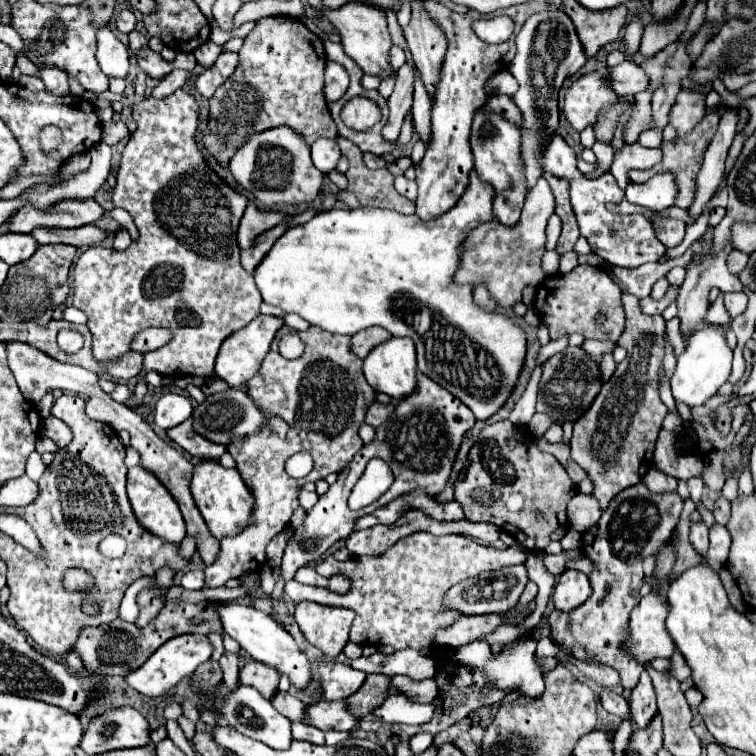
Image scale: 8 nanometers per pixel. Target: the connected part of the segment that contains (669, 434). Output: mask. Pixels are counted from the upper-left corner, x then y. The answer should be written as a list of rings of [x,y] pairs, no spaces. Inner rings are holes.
[[[661,429],[659,439],[657,439],[657,447],[655,447],[655,467],[665,473],[671,475],[675,479],[689,479],[689,477],[699,477],[703,473],[703,459],[701,455],[695,453],[675,453],[675,435],[673,431],[665,431]]]

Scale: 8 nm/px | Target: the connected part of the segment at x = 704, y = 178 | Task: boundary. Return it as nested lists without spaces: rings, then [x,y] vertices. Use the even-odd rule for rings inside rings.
[[[723,107],[719,129],[705,151],[705,161],[703,161],[703,167],[697,177],[695,205],[689,207],[689,213],[693,219],[697,219],[701,215],[705,203],[711,199],[711,195],[715,195],[715,191],[719,187],[719,181],[725,171],[727,151],[737,133],[737,123],[739,123],[739,111],[733,107]]]

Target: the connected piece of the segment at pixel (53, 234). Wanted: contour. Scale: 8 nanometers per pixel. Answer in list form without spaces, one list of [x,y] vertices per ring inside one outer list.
[[[83,225],[79,229],[33,229],[31,237],[39,243],[67,243],[67,245],[75,245],[75,247],[85,247],[85,245],[97,245],[105,233],[95,227],[95,225]]]

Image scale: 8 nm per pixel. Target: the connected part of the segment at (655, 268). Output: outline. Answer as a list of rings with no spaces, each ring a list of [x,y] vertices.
[[[695,241],[687,251],[679,258],[669,259],[664,263],[650,262],[647,265],[641,265],[637,269],[619,269],[619,267],[607,267],[609,277],[621,287],[621,291],[629,291],[637,295],[639,299],[649,297],[651,287],[657,279],[665,277],[667,271],[676,266],[687,267],[687,261],[693,257],[693,253],[701,253],[699,241]]]

